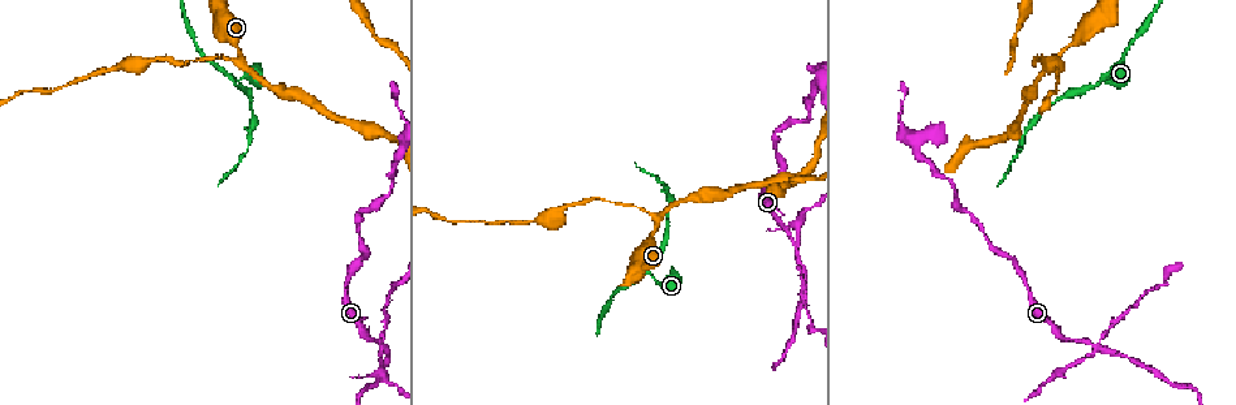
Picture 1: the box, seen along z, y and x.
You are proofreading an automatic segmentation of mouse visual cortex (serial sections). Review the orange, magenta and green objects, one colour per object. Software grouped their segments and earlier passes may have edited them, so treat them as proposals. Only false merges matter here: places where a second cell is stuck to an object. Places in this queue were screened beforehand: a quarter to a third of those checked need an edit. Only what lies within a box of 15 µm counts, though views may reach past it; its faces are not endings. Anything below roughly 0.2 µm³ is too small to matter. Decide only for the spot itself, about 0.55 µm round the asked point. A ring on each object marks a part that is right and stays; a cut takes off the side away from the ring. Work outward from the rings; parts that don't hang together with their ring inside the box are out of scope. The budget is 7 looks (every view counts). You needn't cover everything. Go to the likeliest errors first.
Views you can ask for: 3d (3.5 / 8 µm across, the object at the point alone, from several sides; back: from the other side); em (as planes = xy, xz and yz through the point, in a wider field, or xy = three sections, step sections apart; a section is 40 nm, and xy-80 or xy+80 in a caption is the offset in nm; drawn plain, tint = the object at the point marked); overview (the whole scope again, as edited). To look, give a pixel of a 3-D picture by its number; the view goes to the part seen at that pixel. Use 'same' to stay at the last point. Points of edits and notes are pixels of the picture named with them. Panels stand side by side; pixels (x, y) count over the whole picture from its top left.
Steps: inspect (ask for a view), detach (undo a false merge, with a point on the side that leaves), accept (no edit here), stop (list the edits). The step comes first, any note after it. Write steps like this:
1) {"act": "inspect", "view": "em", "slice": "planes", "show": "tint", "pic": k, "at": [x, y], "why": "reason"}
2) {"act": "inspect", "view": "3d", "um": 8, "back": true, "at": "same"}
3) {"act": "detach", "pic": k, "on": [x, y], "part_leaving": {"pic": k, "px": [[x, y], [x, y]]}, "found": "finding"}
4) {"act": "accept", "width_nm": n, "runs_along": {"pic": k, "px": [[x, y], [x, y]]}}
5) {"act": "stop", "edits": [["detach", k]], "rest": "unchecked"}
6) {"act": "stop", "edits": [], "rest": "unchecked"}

{"act": "inspect", "view": "3d", "um": 3.5, "pic": 1, "at": [383, 346], "why": "four-way junction"}

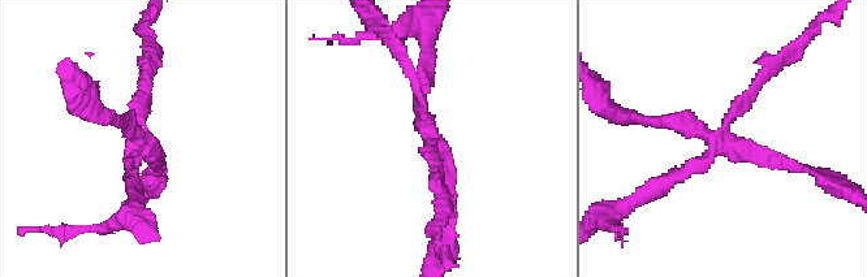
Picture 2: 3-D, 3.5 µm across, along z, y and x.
{"act": "inspect", "view": "em", "slice": "xy", "step": 3, "show": "tint", "pic": 2, "at": [427, 135], "arms": 4, "arm_widths_nm": [100, 150, 150, 200], "why": "shape alone is not enough"}

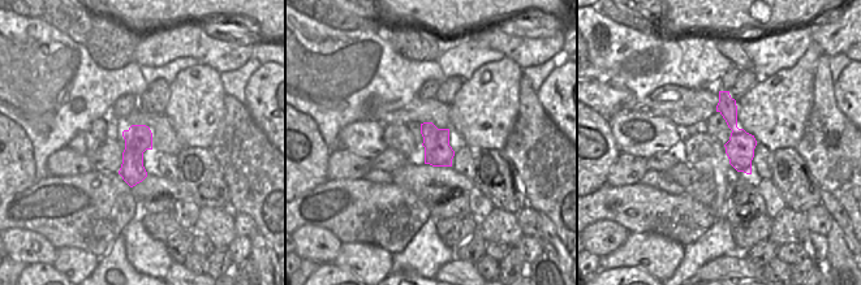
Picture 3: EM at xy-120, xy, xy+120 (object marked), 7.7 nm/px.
{"act": "detach", "pic": 2, "on": [751, 92], "found": "a second cell is stuck on"}

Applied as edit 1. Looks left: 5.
{"act": "inspect", "view": "overview", "why": "redraw"}

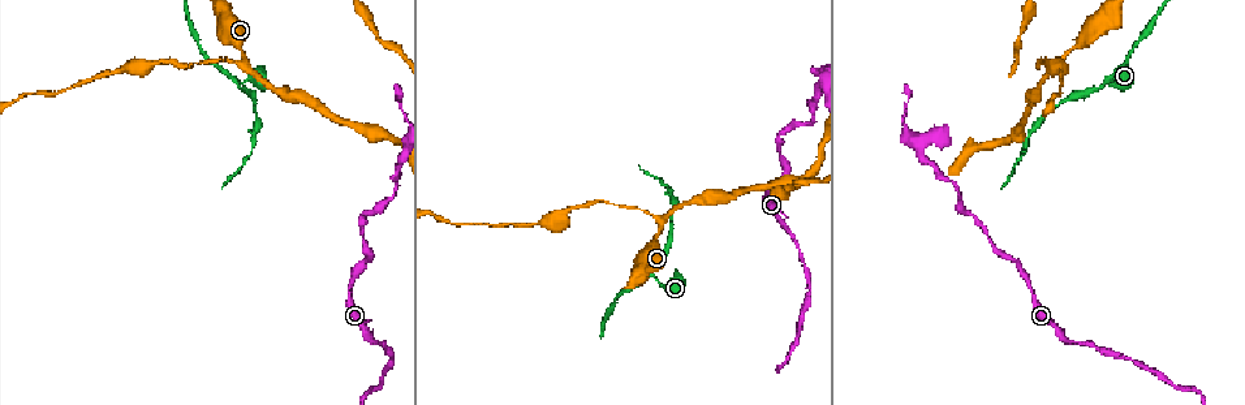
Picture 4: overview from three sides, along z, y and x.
{"act": "inspect", "view": "3d", "um": 8, "back": true, "pic": 4, "at": [230, 75], "why": "sharp bend"}

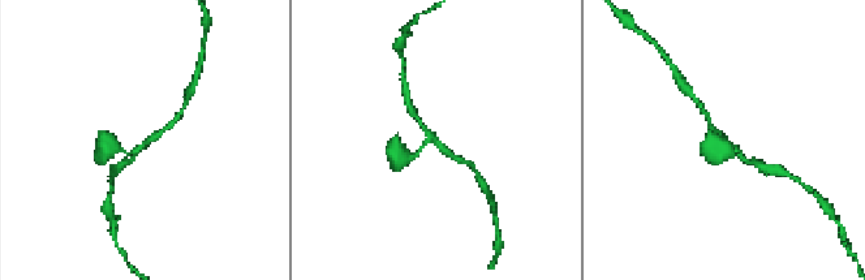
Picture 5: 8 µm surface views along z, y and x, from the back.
{"act": "inspect", "view": "3d", "um": 3.5, "pic": 5, "at": [139, 147]}

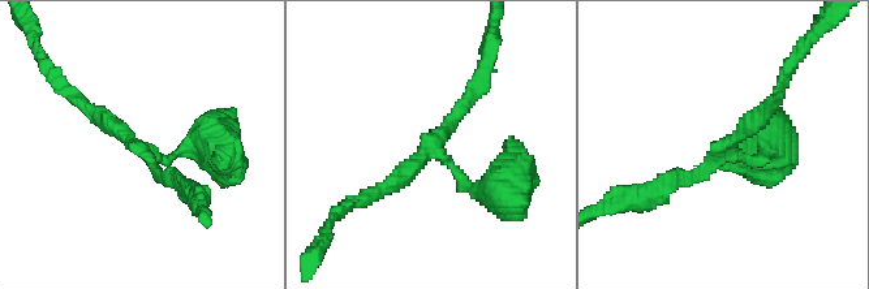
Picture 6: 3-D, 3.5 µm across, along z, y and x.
{"act": "accept", "runs_along": {"pic": 6, "px": [[197, 145], [149, 156], [73, 96]]}, "found": "continuous, no second cell"}

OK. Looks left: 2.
{"act": "inspect", "view": "3d", "um": 3.5, "pic": 4, "at": [661, 220], "why": "three arms meet"}

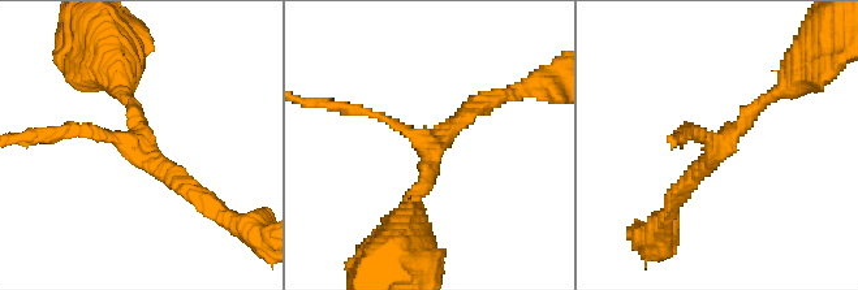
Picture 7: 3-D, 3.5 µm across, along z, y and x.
{"act": "inspect", "view": "em", "slice": "xy", "step": 1, "show": "tint", "pic": 7, "at": [430, 145], "arms": 3, "arm_widths_nm": [100, 200, 200]}

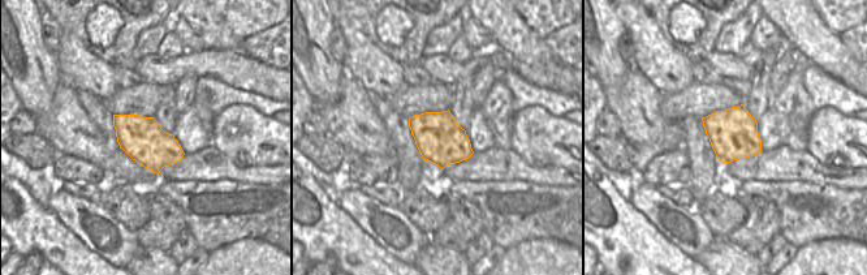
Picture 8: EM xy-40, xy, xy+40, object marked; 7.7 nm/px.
{"act": "accept", "runs_along": {"pic": 7, "px": [[781, 89], [721, 141], [678, 193]]}, "found": "one cell here"}

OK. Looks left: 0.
{"act": "stop", "edits": [["detach", 2]], "rest": "unchecked"}

